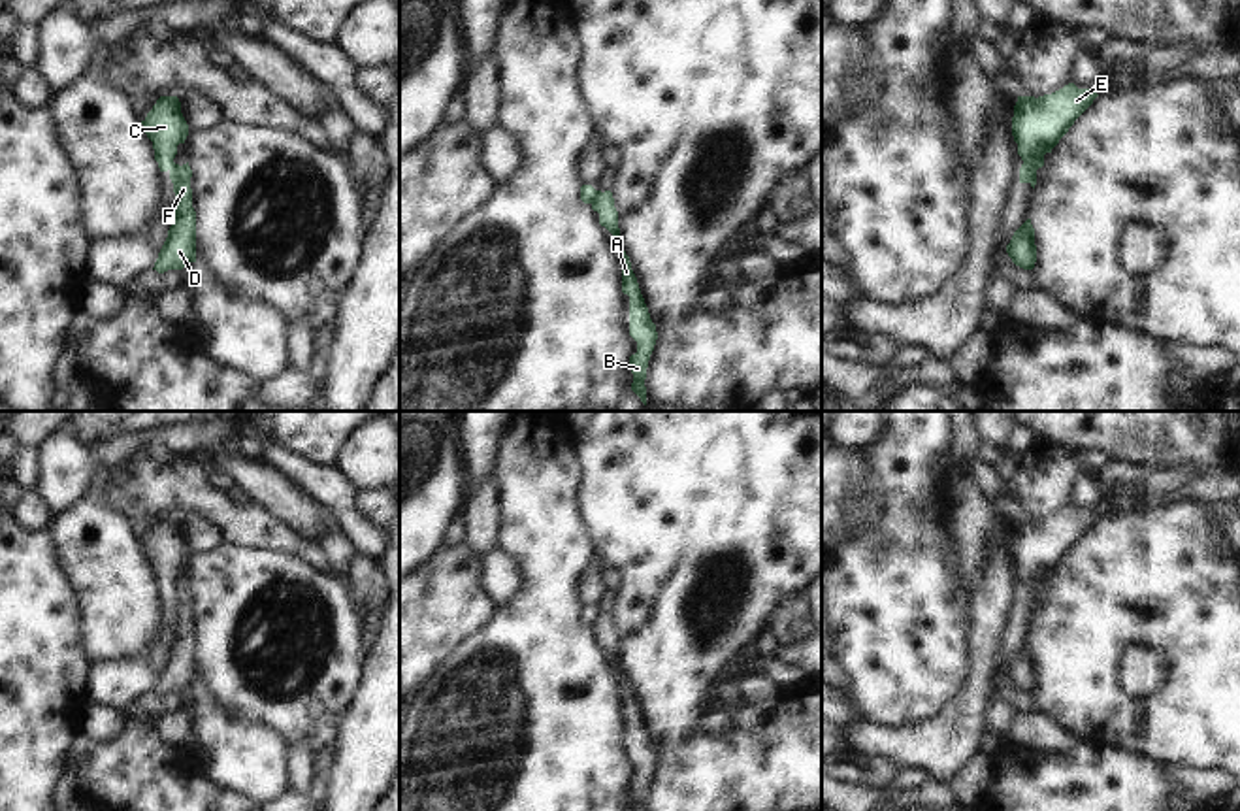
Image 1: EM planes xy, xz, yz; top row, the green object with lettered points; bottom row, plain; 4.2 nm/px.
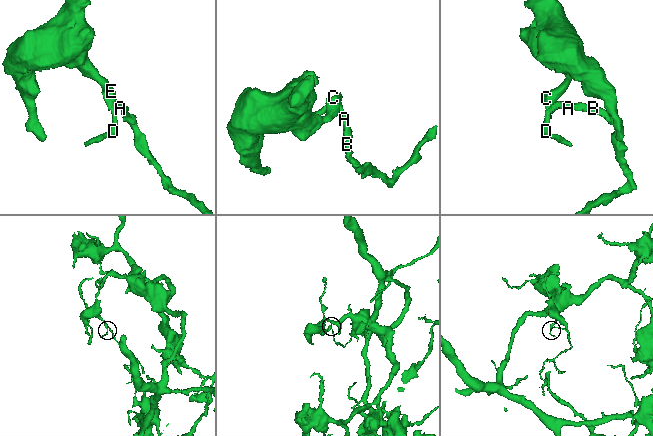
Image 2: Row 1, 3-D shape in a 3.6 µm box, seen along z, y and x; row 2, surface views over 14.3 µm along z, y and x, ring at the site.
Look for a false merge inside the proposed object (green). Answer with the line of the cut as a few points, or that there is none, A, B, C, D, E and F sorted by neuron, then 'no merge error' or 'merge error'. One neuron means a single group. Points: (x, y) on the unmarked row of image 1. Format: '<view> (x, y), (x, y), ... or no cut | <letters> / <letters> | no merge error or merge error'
yz (1043, 579), (1033, 579), (1024, 587) | A B D F / C E | merge error

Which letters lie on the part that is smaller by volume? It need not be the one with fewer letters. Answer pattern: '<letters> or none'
A, B, D, F

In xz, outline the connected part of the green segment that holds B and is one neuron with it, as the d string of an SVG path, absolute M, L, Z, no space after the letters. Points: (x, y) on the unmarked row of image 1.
M594 611L592 632L599 636L599 647L614 658L614 670L622 673L622 715L629 719L629 758L637 764L637 775L629 779L631 811L646 811L646 790L658 762L656 747L650 741L629 679L620 668L618 634L612 615Z

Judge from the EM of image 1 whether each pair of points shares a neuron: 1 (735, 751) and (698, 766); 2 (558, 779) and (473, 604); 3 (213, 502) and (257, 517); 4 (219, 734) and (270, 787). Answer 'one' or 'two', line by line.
1: one
2: two
3: one
4: one

